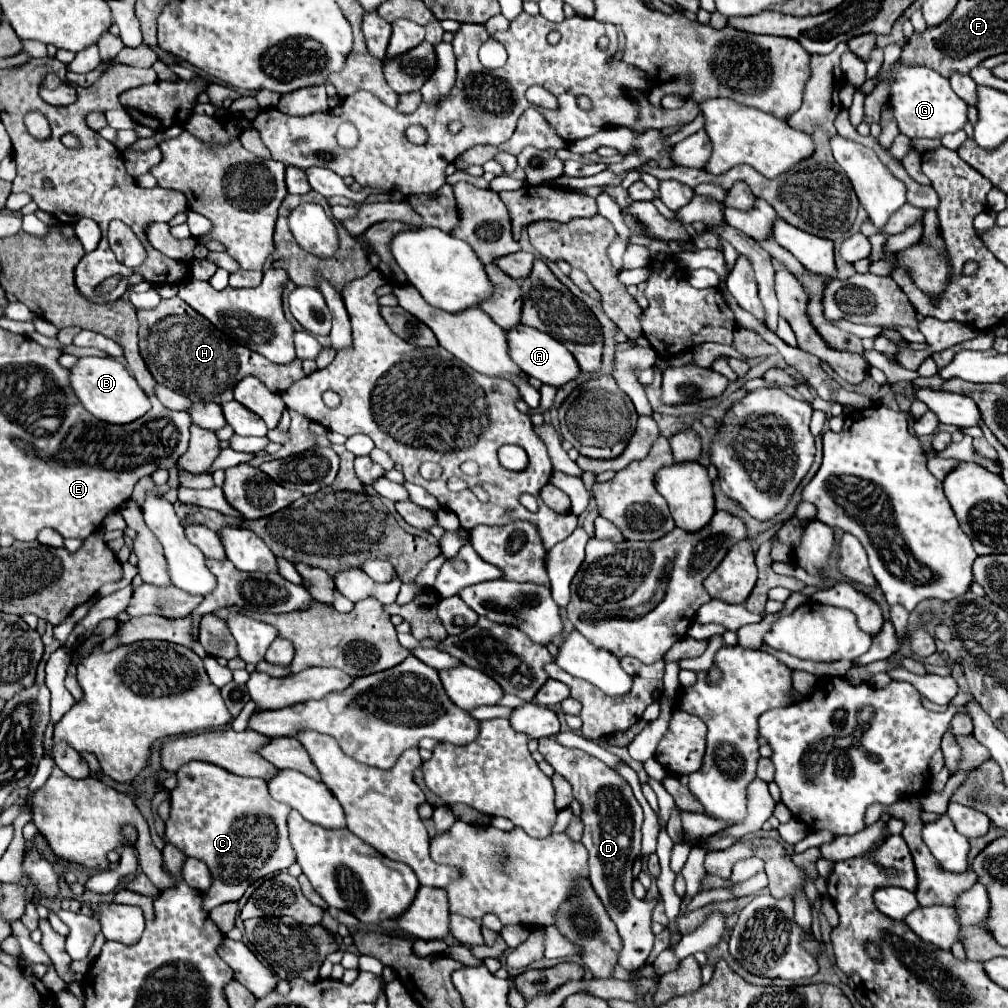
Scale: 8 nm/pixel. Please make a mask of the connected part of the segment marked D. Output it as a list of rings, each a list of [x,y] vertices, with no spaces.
[[[546,737],[538,743],[538,751],[542,753],[542,757],[556,769],[556,773],[562,773],[562,777],[572,785],[574,797],[582,805],[582,843],[588,849],[590,881],[622,937],[618,965],[622,965],[630,973],[636,973],[640,967],[644,967],[652,951],[652,909],[660,901],[660,893],[650,901],[640,901],[632,893],[632,863],[640,853],[640,827],[644,819],[642,807],[636,801],[630,785],[600,759],[580,749],[568,749],[560,745],[556,737]]]

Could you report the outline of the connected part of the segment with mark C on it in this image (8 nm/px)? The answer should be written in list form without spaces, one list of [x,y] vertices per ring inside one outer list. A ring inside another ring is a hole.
[[[190,761],[182,765],[176,771],[176,779],[178,785],[170,791],[172,805],[170,819],[166,821],[166,839],[170,845],[178,847],[186,857],[196,857],[208,865],[212,873],[212,887],[202,893],[202,907],[206,913],[210,913],[214,907],[222,903],[238,901],[252,881],[264,875],[272,875],[276,871],[284,871],[292,863],[296,863],[296,855],[290,847],[286,827],[290,807],[270,797],[264,779],[238,777],[206,761]]]

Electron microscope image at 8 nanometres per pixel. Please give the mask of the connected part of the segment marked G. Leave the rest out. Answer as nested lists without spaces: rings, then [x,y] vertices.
[[[894,63],[886,71],[882,69],[876,79],[878,83],[888,83],[888,103],[892,105],[892,113],[900,133],[904,133],[906,137],[942,139],[946,133],[962,129],[964,123],[968,121],[966,117],[968,105],[952,91],[948,79],[930,67]]]

